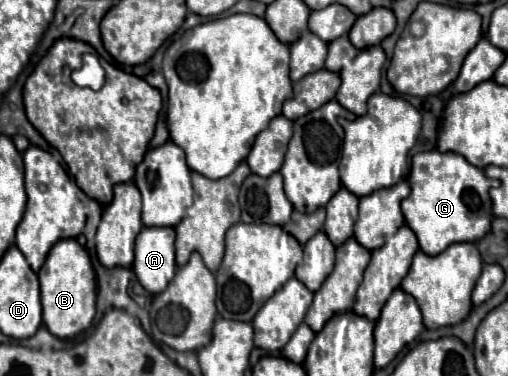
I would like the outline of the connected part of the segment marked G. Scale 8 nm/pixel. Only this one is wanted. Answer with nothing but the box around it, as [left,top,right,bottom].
[402,152,492,256]

